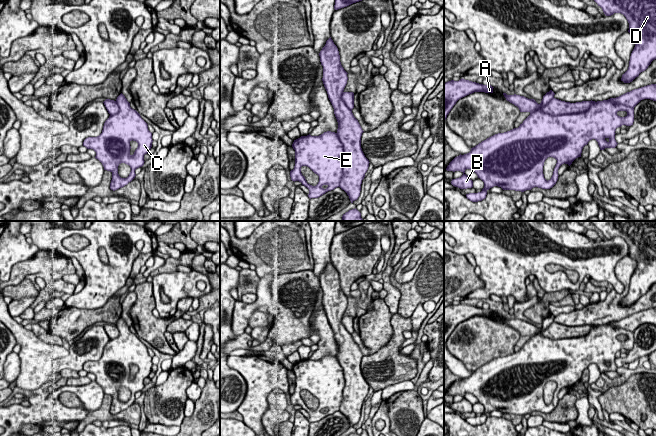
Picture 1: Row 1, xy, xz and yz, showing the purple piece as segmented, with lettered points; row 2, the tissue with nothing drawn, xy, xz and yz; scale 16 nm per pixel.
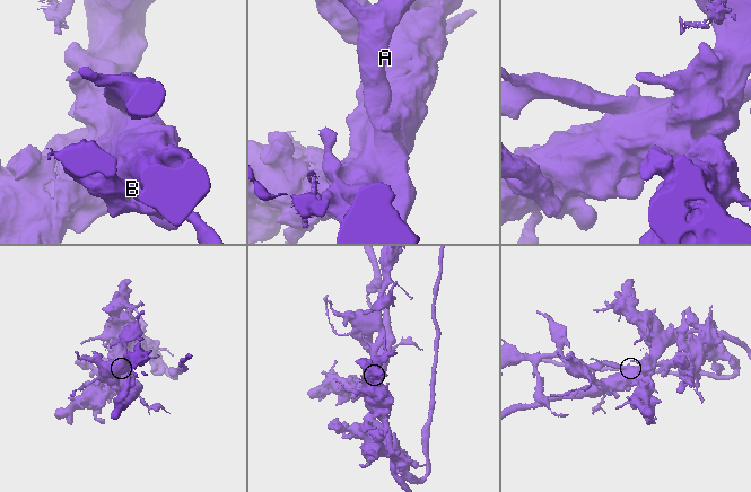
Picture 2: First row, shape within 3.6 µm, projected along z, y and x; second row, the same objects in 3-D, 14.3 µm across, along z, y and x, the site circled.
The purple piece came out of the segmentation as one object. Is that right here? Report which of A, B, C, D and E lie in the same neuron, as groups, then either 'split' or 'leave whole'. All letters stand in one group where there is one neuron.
groups A B / C D E; split

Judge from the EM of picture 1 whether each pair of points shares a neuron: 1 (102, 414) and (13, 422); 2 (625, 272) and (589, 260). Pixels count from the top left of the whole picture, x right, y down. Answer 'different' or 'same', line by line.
1: different
2: different

